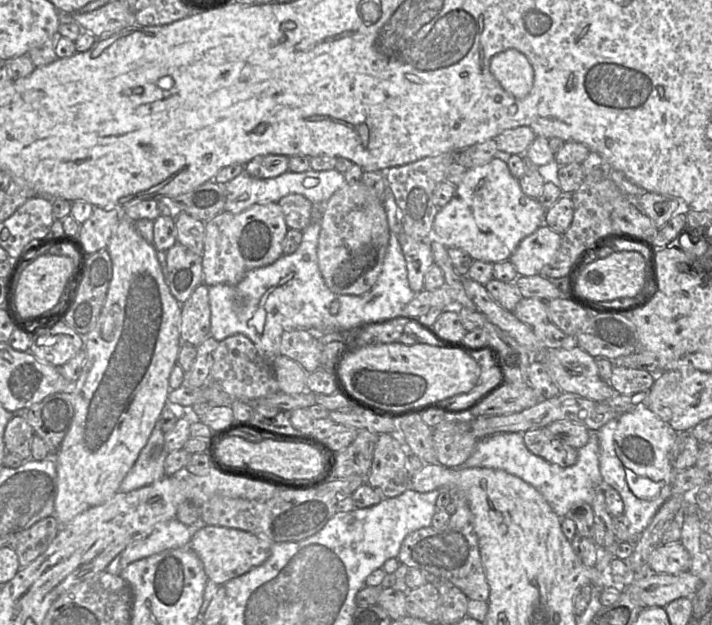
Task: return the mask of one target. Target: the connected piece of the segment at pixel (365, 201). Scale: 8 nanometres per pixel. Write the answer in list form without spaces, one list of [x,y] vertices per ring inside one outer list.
[[[361,181],[345,183],[326,202],[320,223],[318,266],[327,287],[340,295],[361,295],[376,283],[390,238],[382,203]]]

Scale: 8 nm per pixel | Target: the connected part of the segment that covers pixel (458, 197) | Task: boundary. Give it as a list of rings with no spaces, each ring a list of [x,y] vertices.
[[[495,157],[484,165],[467,169],[462,182],[456,187],[455,196],[436,214],[432,227],[432,239],[446,248],[459,248],[465,251],[473,260],[490,263],[507,261],[520,241],[544,224],[547,210],[537,199],[523,193],[518,179],[511,175],[507,163]]]

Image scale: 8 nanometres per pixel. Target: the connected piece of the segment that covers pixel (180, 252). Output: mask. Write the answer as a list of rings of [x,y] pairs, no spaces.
[[[177,242],[166,251],[166,263],[168,269],[166,283],[175,299],[183,304],[194,289],[203,283],[202,257]]]

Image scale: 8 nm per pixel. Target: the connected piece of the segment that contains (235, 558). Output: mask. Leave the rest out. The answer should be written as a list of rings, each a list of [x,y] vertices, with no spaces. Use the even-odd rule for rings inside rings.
[[[207,525],[194,534],[189,548],[201,560],[208,579],[217,585],[224,585],[264,563],[270,556],[272,545],[268,539],[250,532]]]

